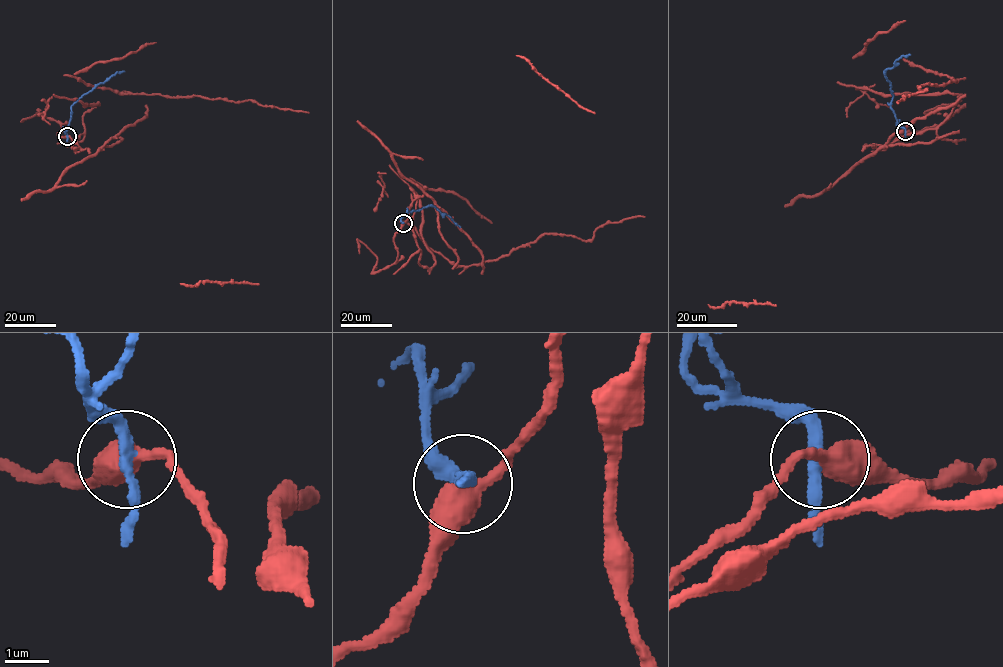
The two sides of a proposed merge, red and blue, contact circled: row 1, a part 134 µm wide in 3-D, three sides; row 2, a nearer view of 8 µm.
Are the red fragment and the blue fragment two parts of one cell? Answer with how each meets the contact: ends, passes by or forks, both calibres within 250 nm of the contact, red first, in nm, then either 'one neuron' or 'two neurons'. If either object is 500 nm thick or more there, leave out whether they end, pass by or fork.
red passes by; blue passes by; 440 nm thick on the red side, 280 nm on the other; two neurons

